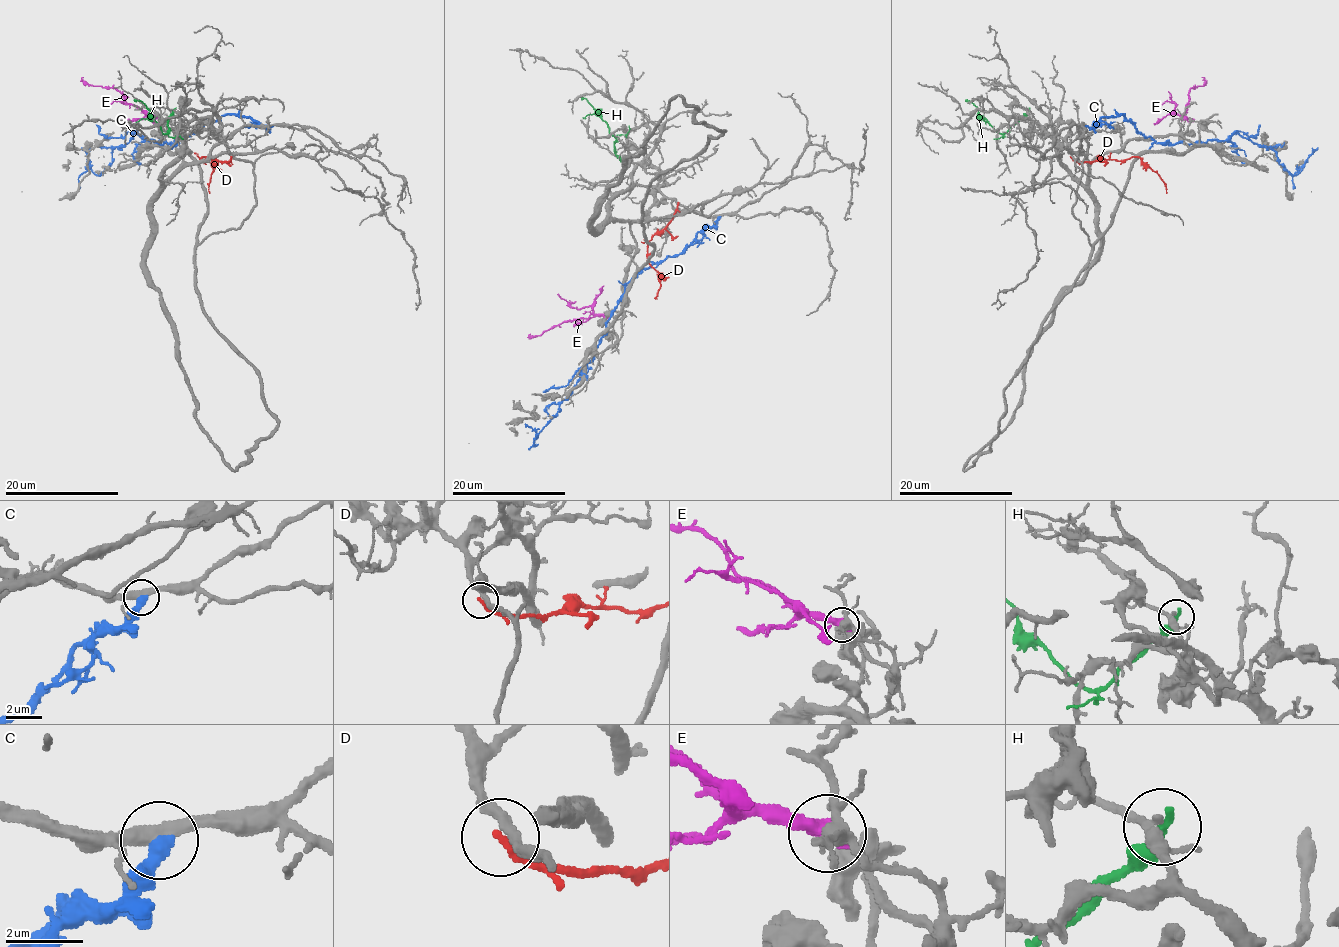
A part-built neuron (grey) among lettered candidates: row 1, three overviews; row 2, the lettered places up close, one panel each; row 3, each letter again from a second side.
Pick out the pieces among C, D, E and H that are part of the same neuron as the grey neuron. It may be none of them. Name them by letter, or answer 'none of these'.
none of these

